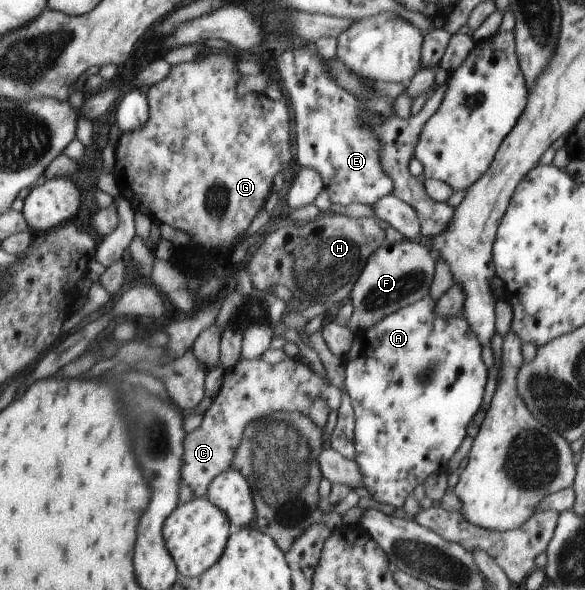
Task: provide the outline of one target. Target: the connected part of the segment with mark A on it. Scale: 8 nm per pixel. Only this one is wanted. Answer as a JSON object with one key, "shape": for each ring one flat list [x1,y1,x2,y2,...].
{"shape":[[430,295,421,298,419,302,410,304,409,306,400,308,397,312,389,314,381,322,377,322,375,326,369,328,367,331,360,331,356,335,356,340,351,355,344,358,344,367,346,374,346,389,350,396,351,404,355,416,354,428,354,448,356,450,356,457,354,460,361,470,365,488,370,492,372,498,377,502,385,502,391,504,395,508,403,507,407,496,415,490,419,484,425,482,425,478,429,478,431,474,446,471,449,460,457,452,457,448,461,446,461,442,467,436,467,426,473,419,473,416,481,408,481,404,489,398,489,391,485,388,488,378,488,369,481,360,481,352,484,347,479,342,477,334,471,330,471,326,461,314,456,316,437,316,437,314,430,315,437,308,437,300,433,300]]}

